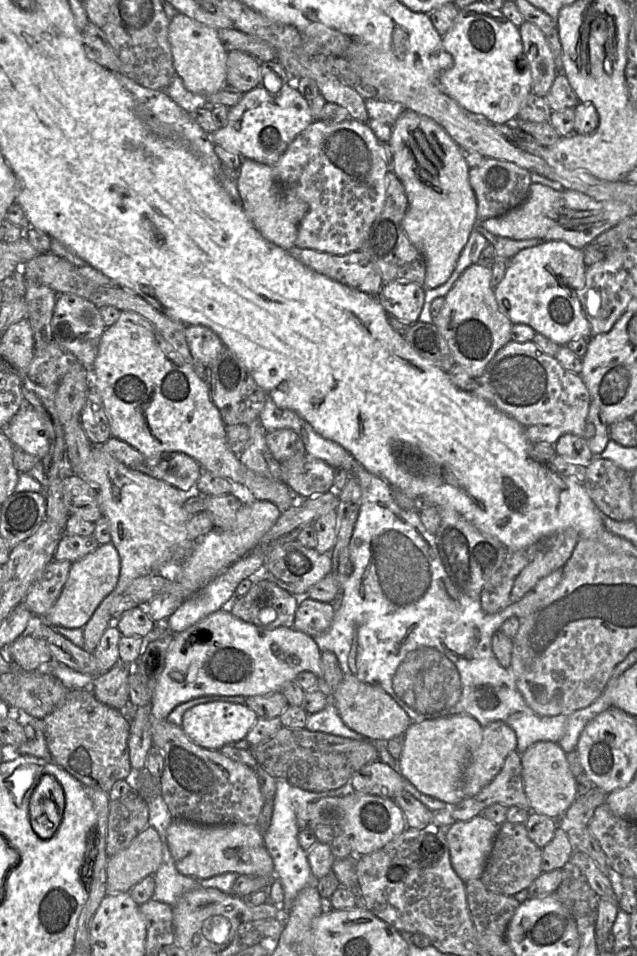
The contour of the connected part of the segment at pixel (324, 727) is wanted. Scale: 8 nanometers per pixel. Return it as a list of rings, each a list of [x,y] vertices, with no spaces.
[[[330,699],[323,710],[308,715],[306,728],[309,731],[323,732],[354,740],[365,740],[361,734],[353,731],[343,722]]]

